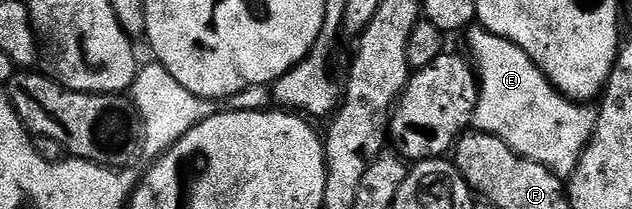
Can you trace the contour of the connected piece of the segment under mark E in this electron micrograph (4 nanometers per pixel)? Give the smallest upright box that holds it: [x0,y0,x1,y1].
[466,27,598,178]

